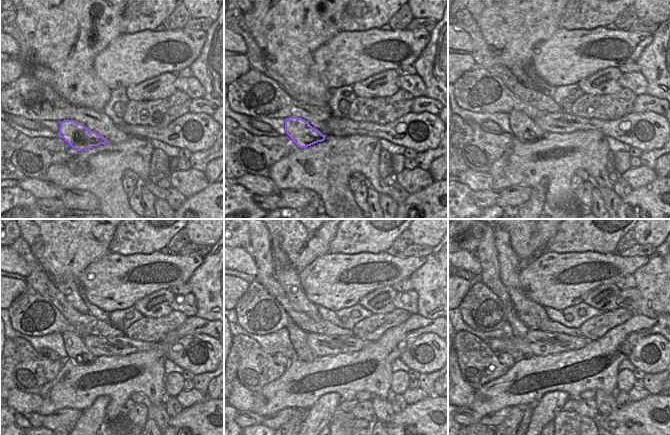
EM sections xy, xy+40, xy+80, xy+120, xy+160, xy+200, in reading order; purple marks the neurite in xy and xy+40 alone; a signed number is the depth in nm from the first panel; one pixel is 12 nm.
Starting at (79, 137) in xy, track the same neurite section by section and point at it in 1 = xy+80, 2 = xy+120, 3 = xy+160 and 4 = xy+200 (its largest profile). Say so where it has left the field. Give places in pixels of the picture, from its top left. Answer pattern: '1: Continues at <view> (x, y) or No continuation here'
1: Continues at xy+80 (524, 128)
2: Continues at xy+120 (73, 343)
3: Continues at xy+160 (298, 337)
4: Continues at xy+200 (519, 329).

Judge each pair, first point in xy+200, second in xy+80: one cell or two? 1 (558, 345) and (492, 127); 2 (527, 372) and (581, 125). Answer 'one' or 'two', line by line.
1: two
2: two

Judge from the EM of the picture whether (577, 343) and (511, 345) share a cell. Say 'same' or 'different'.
same

